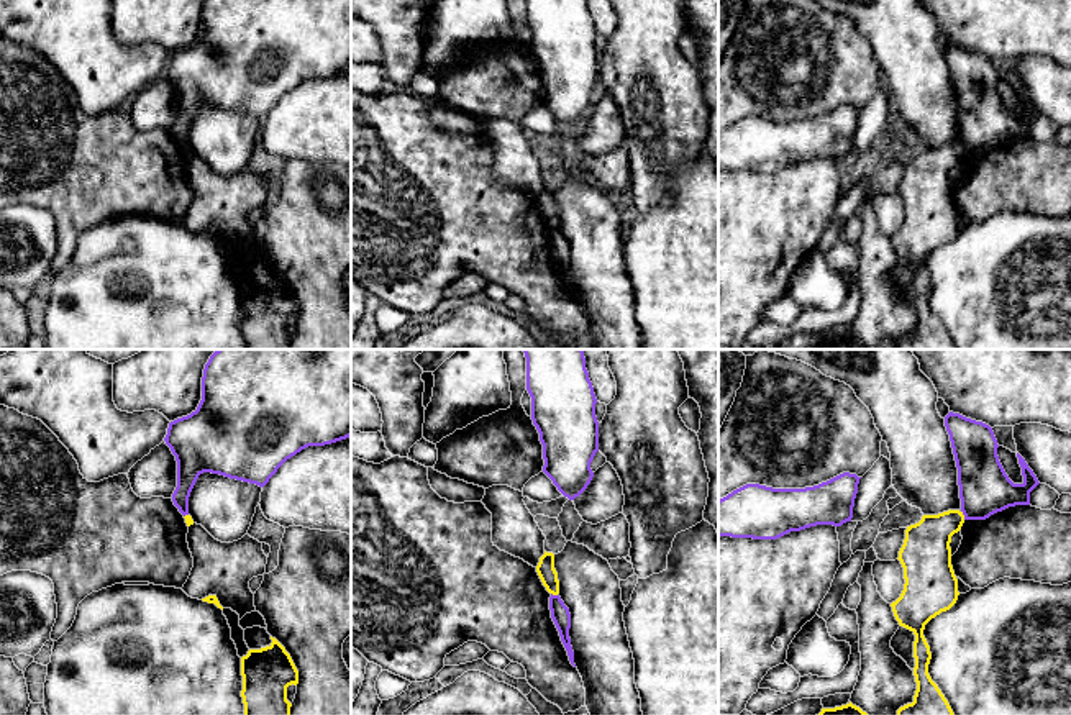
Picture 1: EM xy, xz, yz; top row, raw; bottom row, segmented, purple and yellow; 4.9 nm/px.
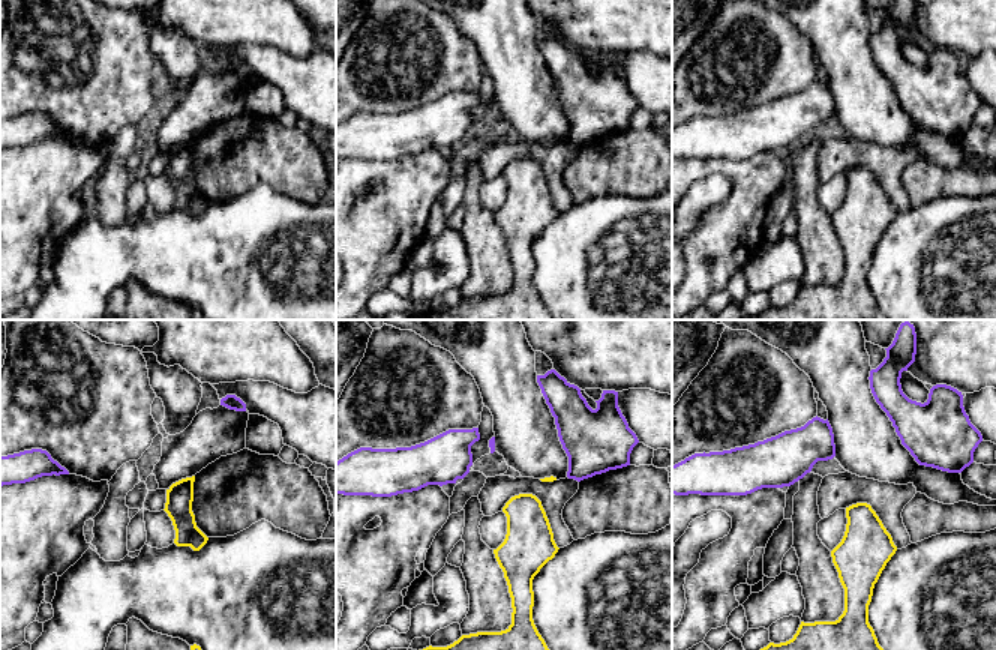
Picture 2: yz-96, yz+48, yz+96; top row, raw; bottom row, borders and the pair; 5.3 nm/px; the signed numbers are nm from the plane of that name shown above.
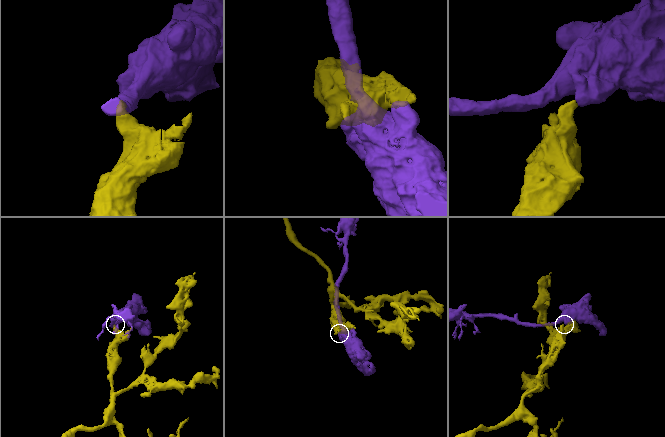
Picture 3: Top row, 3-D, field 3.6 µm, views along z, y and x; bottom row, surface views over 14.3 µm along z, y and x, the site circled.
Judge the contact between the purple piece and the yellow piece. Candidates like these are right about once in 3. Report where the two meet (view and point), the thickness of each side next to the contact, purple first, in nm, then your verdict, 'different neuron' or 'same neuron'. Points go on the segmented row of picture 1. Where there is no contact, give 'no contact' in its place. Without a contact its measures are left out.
yz (963, 514) | 260/220 nm | different neuron

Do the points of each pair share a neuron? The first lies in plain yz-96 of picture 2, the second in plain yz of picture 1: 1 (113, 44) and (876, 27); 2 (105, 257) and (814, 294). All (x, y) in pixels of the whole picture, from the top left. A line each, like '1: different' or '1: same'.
1: different
2: same

